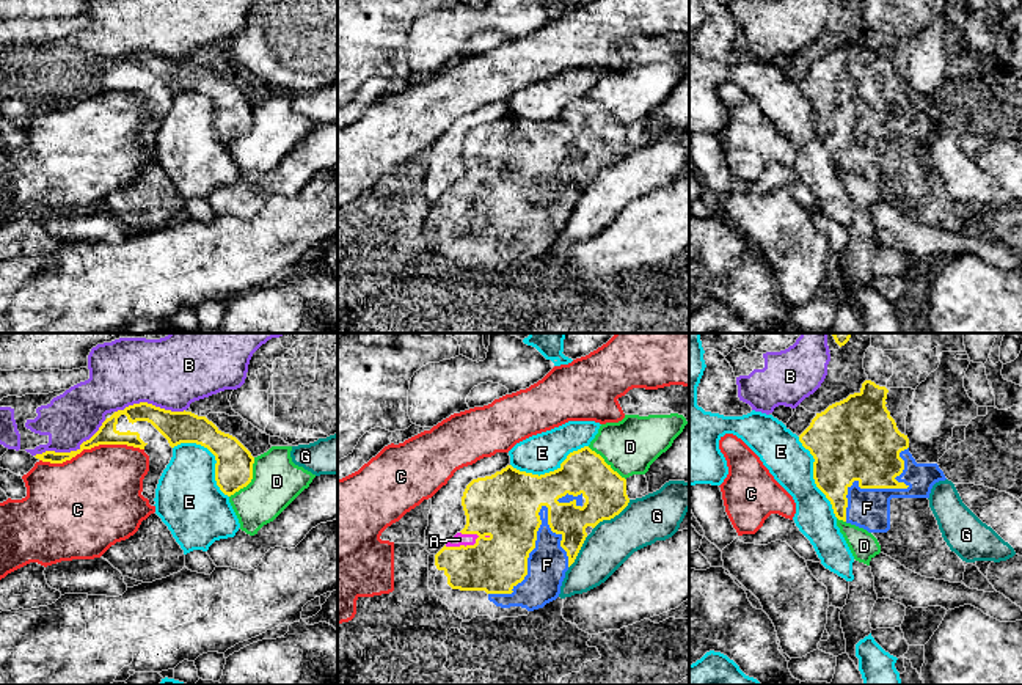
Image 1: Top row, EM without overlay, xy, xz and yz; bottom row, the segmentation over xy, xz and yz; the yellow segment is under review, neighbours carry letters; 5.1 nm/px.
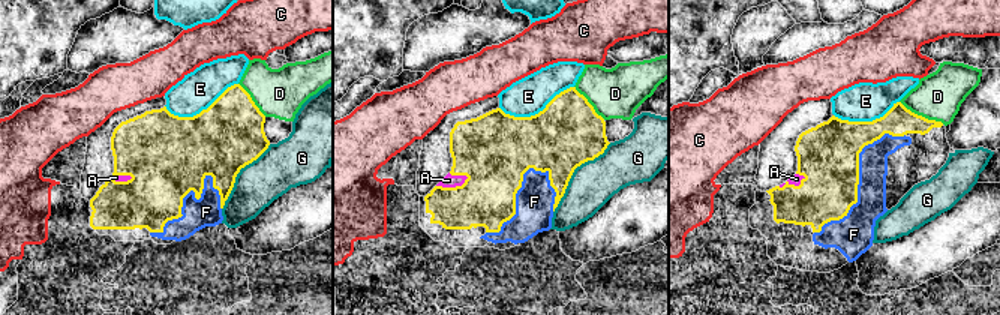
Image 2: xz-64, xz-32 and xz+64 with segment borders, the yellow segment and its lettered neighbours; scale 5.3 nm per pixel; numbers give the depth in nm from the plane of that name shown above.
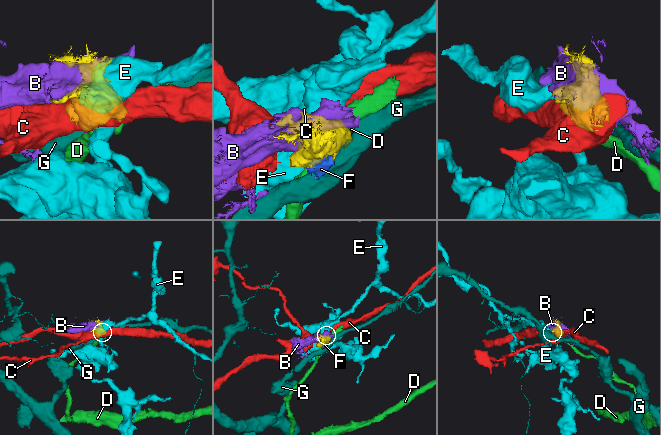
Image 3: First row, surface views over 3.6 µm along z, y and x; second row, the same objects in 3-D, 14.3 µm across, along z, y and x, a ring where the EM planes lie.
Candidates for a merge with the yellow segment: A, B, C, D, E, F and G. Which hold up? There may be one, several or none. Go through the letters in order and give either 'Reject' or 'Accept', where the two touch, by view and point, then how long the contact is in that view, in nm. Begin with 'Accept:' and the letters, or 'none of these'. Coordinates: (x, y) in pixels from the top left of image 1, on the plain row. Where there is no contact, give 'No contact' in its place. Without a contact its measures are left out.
Accept: A, F
A: Accept. Touches yellow at xz (462, 194). Shared border 190 nm
B: Reject. Touches yellow at xy (71, 99). Shared border 420 nm
C: Reject. Touches yellow at xy (91, 95). Shared border 550 nm
D: Reject. Touches yellow at xy (251, 126). Shared border 240 nm
E: Reject. Touches yellow at xy (214, 102). Shared border 380 nm
F: Accept. Touches yellow at xz (526, 208). Shared border 550 nm
G: Reject. Touches yellow at xz (613, 165). Shared border 240 nm

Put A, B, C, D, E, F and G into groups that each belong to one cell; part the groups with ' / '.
A F / B / C / D / E / G

